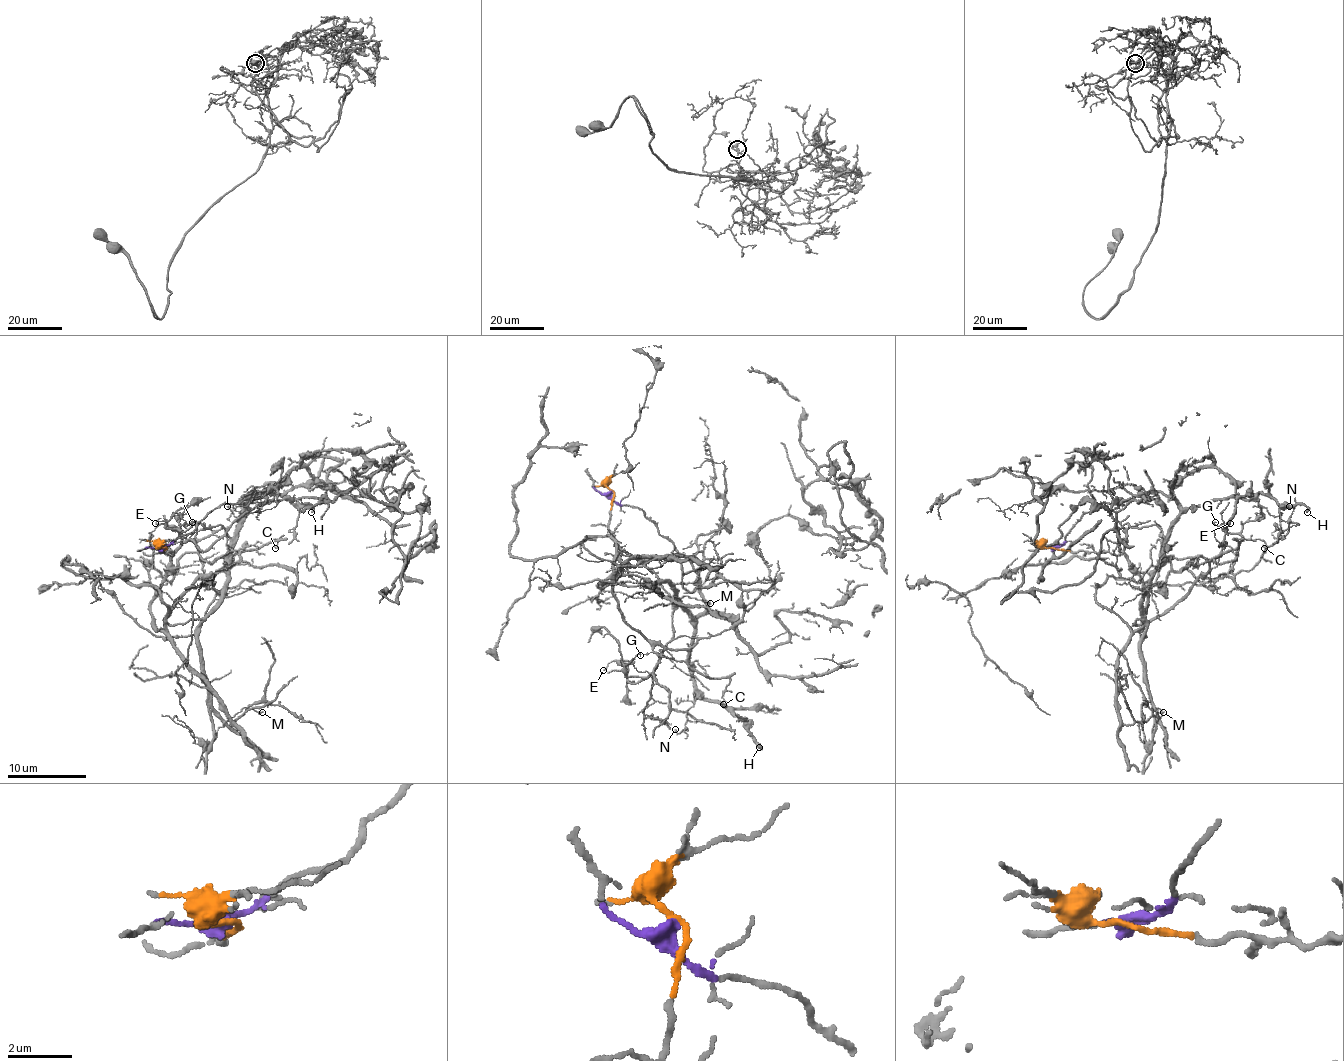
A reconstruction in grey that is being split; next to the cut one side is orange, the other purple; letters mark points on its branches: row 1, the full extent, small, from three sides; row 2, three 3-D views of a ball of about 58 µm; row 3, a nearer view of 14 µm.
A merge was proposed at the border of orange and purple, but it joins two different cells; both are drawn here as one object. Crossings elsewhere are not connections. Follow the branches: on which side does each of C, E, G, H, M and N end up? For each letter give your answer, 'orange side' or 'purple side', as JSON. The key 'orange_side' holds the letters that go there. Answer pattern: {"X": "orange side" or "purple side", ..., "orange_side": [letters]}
{"C": "orange side", "E": "purple side", "G": "purple side", "H": "purple side", "M": "orange side", "N": "purple side", "orange_side": ["C", "M"]}

